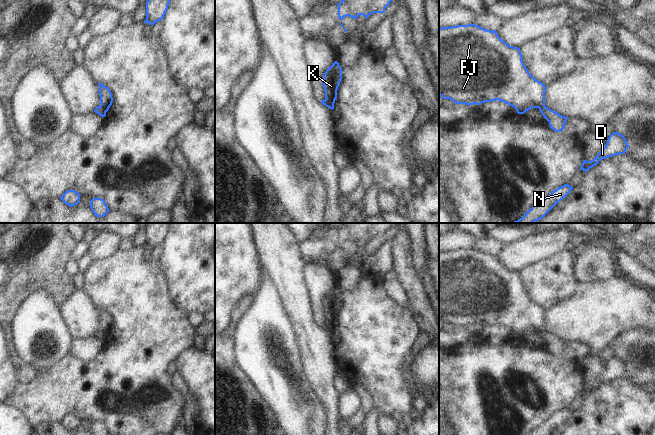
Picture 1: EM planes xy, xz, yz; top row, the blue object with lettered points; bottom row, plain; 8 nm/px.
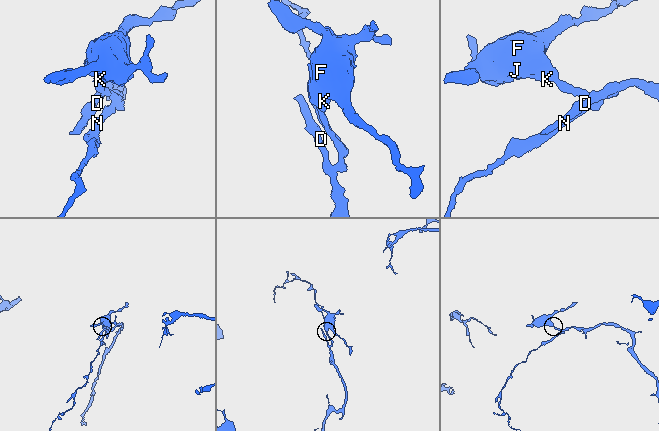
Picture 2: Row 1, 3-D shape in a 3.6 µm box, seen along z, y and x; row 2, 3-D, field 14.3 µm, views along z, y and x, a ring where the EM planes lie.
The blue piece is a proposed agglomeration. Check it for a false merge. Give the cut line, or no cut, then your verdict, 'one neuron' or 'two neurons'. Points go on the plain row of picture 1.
cut xy (100, 329), (107, 334); two neurons

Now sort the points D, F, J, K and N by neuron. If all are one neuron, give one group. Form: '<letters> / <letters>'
D N / F J K

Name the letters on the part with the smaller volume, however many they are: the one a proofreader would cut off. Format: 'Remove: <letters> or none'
Remove: F, J, K

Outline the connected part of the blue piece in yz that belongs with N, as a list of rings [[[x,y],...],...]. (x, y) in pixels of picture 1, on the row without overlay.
[[[565,408],[554,414],[548,421],[542,423],[538,428],[533,429],[528,435],[550,435],[558,426],[564,423],[572,413],[572,410]]]

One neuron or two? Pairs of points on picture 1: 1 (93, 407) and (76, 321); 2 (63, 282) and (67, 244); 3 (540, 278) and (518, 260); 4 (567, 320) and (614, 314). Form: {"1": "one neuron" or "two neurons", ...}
{"1": "two neurons", "2": "one neuron", "3": "two neurons", "4": "one neuron"}

